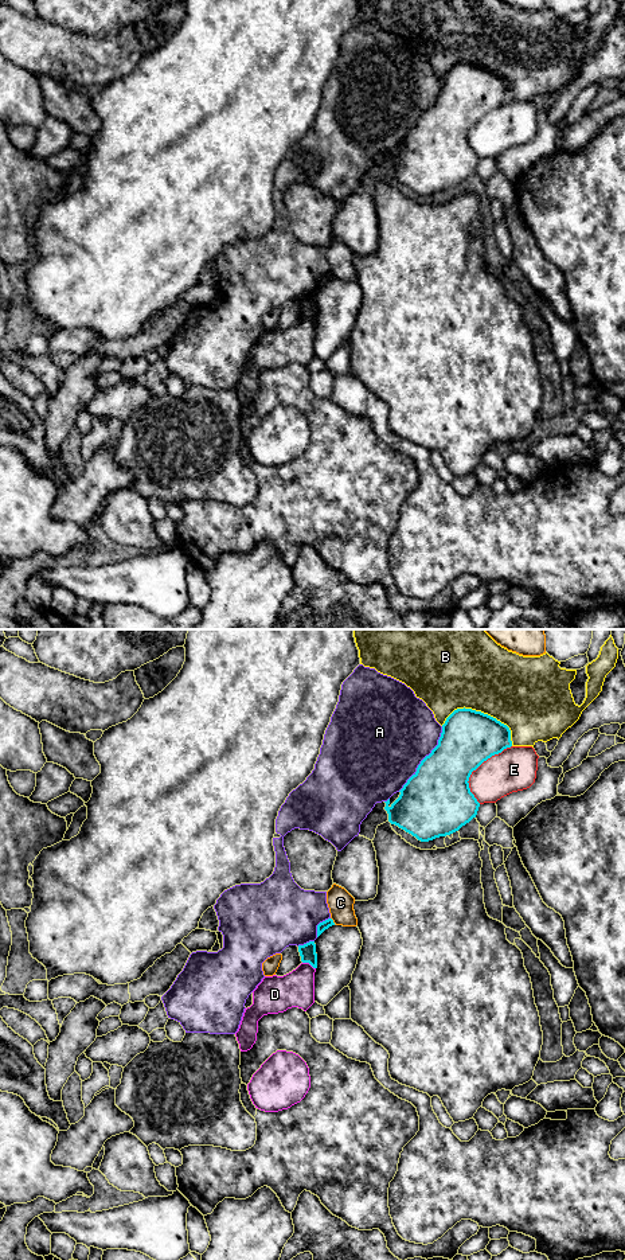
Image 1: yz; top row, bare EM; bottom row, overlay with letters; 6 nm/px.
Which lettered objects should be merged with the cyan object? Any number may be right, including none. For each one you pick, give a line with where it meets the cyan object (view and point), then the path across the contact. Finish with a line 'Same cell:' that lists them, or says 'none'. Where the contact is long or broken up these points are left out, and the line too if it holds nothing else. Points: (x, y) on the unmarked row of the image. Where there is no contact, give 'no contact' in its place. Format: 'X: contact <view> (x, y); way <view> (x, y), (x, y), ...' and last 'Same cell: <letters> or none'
Same cell: none

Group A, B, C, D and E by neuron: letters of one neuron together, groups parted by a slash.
A / B / C / D / E

